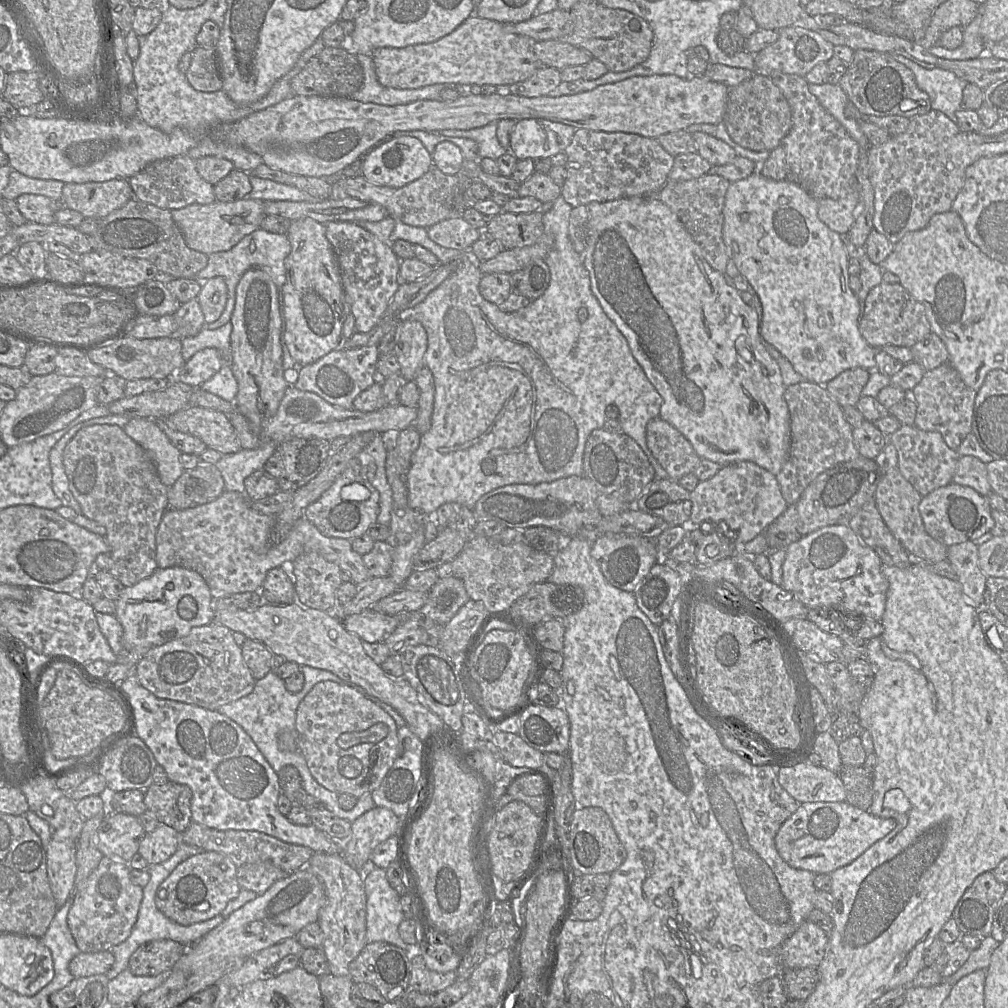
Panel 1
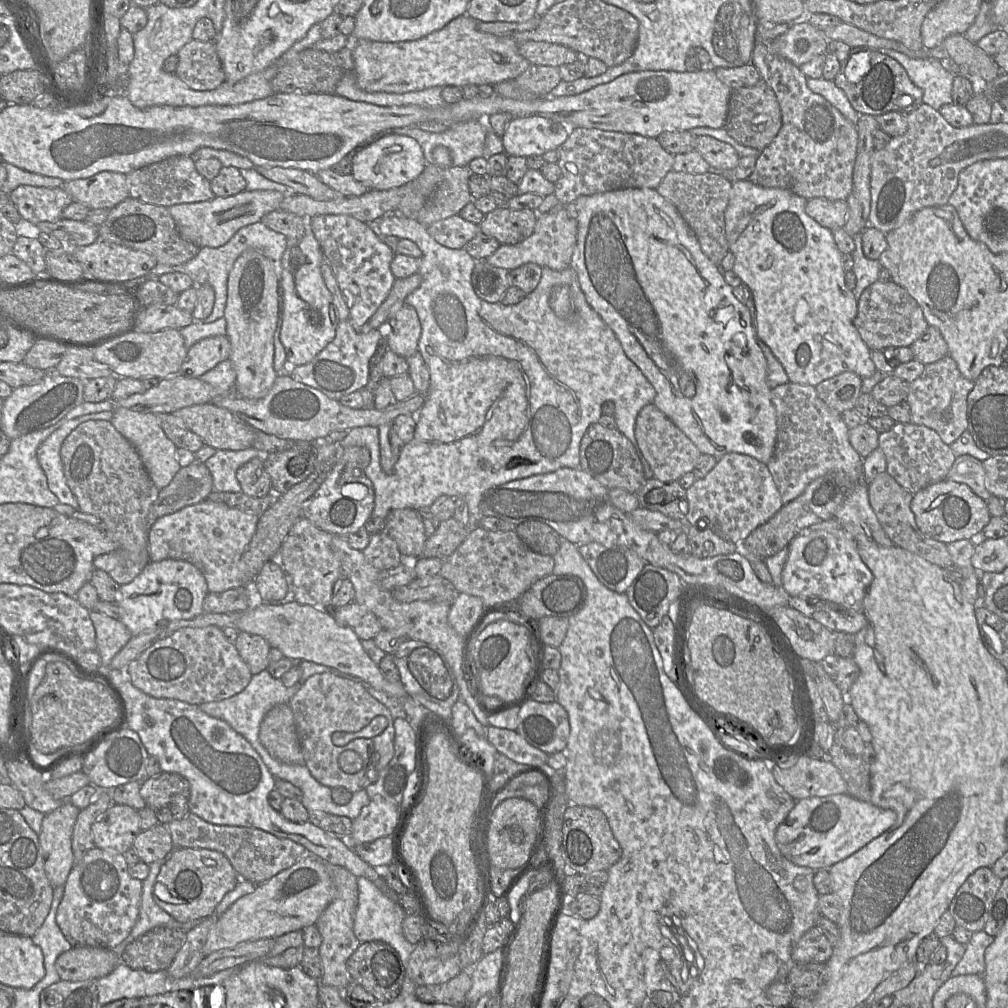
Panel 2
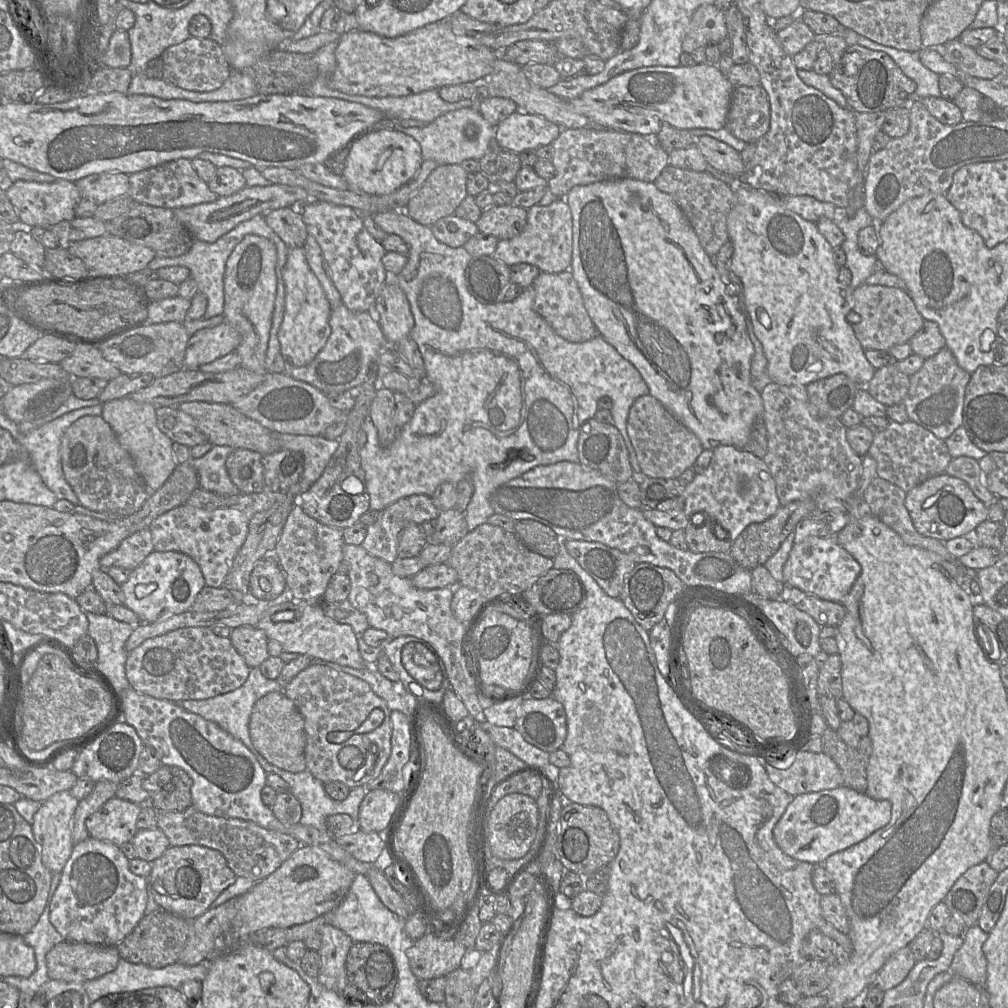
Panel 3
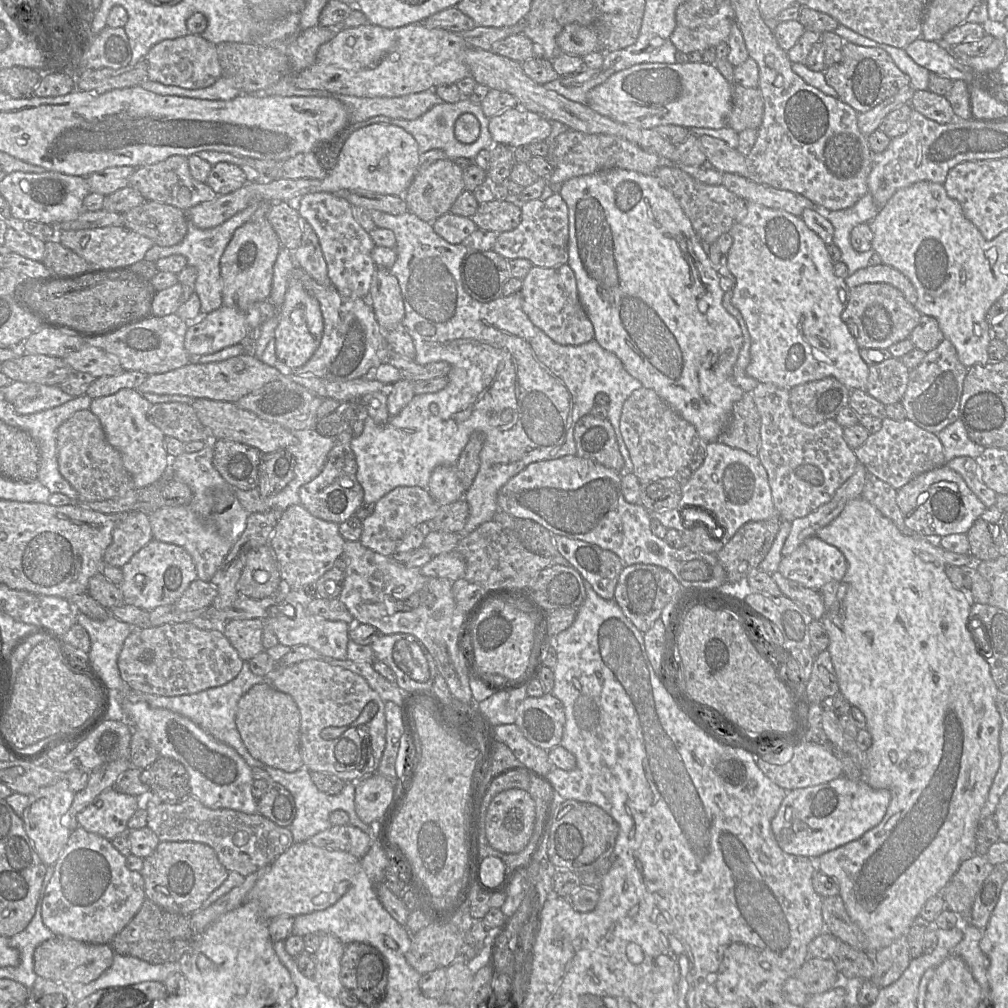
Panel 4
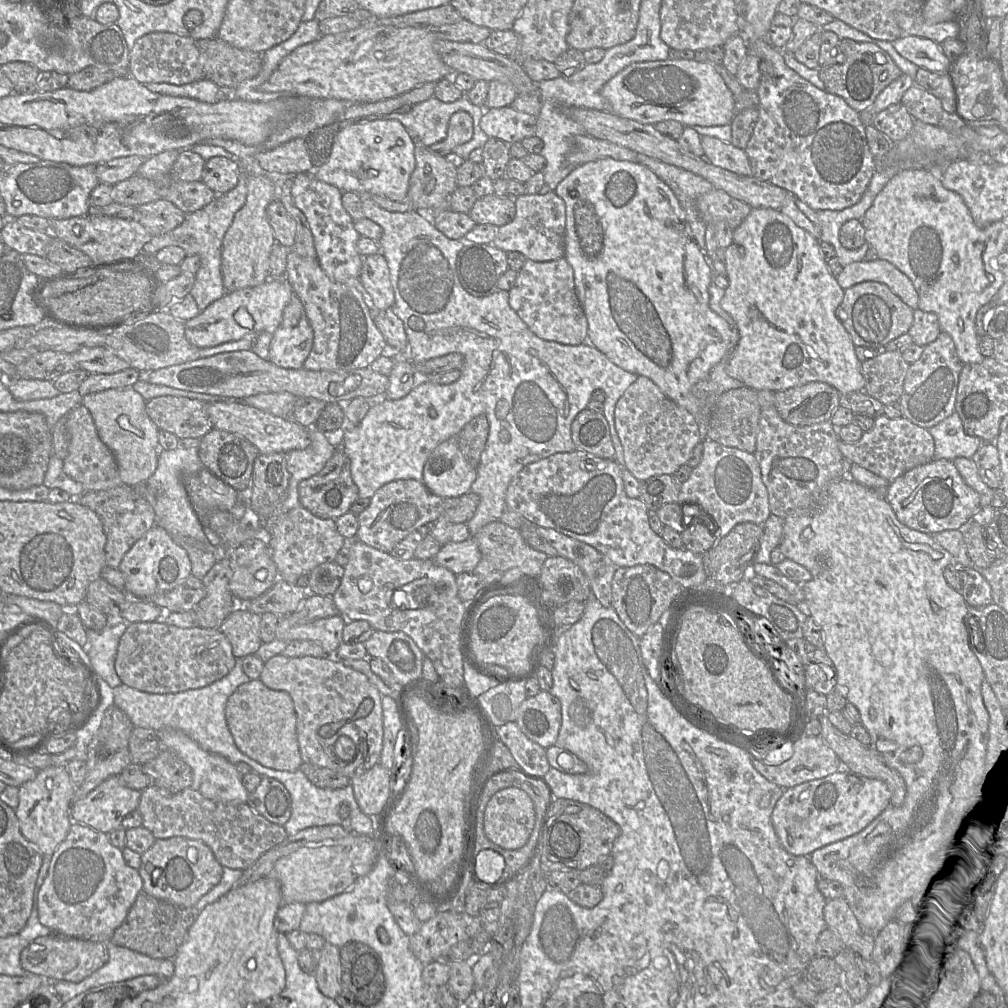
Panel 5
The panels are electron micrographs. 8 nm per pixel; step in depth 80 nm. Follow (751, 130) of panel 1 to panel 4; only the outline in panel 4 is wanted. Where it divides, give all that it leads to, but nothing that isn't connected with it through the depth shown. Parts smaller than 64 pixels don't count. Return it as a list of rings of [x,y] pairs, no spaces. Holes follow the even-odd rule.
[[[733,84],[732,108],[727,126],[737,133],[745,129],[758,129],[764,114],[764,99],[759,88],[746,88]]]

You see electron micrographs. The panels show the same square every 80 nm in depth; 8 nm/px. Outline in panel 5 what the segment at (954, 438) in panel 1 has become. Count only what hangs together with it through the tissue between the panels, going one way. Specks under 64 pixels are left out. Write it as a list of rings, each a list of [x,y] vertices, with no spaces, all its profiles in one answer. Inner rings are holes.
[[[941,331],[936,340],[923,348],[920,358],[909,366],[904,390],[898,403],[903,417],[929,429],[955,412],[957,387],[963,363],[957,356],[951,336],[946,332]]]

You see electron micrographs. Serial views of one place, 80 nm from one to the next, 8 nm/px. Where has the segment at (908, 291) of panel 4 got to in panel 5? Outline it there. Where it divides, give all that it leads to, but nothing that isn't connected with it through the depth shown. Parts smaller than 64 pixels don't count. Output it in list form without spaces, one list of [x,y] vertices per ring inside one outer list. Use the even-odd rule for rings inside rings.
[[[886,260],[853,262],[843,267],[836,280],[844,290],[864,281],[884,283],[910,308],[918,308],[918,293],[912,281]]]

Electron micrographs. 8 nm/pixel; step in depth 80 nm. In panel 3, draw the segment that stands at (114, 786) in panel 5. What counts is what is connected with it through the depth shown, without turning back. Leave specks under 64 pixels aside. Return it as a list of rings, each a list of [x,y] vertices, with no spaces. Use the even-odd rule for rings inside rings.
[[[116,796],[110,798],[85,821],[90,837],[120,847],[131,842],[138,831],[137,817],[141,806]]]

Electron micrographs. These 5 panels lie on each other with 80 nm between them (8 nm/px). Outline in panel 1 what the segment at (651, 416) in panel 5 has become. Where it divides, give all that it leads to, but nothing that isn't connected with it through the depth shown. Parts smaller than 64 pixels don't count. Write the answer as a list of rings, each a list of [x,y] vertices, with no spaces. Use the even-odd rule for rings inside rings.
[[[660,416],[647,424],[646,442],[671,480],[693,473],[702,459],[686,437]]]

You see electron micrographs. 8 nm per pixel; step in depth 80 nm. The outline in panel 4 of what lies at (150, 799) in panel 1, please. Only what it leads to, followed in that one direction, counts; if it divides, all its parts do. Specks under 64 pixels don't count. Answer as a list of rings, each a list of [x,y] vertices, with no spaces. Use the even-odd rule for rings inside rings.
[[[160,756],[141,771],[141,782],[162,802],[177,804],[190,795],[189,775],[178,761]]]

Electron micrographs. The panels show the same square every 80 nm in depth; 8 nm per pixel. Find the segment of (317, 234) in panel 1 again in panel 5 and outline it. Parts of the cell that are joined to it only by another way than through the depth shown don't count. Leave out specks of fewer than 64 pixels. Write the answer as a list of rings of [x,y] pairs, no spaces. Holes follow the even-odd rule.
[[[293,295],[283,311],[280,325],[273,330],[269,361],[284,369],[300,369],[314,341],[313,329],[301,300]]]

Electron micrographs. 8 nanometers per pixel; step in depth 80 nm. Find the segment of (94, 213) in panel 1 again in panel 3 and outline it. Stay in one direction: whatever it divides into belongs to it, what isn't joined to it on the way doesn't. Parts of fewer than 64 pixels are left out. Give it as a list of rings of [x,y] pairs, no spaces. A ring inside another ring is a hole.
[[[121,172],[92,174],[75,182],[81,197],[97,205],[129,195],[129,175]]]

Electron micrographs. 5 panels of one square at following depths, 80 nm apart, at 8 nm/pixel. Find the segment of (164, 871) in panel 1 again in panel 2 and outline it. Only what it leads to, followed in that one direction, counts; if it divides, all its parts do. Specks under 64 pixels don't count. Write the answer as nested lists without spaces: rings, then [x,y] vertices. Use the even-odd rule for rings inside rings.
[[[165,859],[158,860],[149,865],[149,875],[143,881],[142,897],[137,921],[129,936],[118,946],[113,948],[113,951],[119,958],[128,944],[156,927],[165,926],[188,932],[201,921],[178,922],[155,903],[152,890],[164,862]]]

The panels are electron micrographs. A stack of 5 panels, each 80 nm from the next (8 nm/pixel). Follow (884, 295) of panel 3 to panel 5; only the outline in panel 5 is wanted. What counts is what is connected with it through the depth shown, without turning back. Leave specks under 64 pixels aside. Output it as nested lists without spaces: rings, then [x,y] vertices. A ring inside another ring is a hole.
[[[864,281],[844,291],[836,316],[849,333],[855,346],[877,348],[908,333],[913,324],[913,309],[905,304],[884,283]]]

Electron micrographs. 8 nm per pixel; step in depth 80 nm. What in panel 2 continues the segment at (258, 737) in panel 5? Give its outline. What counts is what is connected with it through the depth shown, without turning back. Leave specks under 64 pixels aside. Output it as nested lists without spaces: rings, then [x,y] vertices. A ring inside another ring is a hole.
[[[278,704],[266,713],[260,725],[259,740],[275,760],[306,764],[289,704]]]

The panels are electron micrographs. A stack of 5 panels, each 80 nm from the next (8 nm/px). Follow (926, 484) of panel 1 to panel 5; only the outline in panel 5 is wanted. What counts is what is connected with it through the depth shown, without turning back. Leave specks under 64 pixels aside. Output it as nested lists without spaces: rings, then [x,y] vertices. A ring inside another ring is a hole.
[[[882,414],[874,418],[874,425],[871,430],[863,432],[861,438],[854,443],[839,442],[839,450],[842,455],[851,463],[871,471],[872,473],[892,482],[912,468],[926,464],[934,460],[934,439],[926,428],[920,427],[905,417],[890,419]]]

